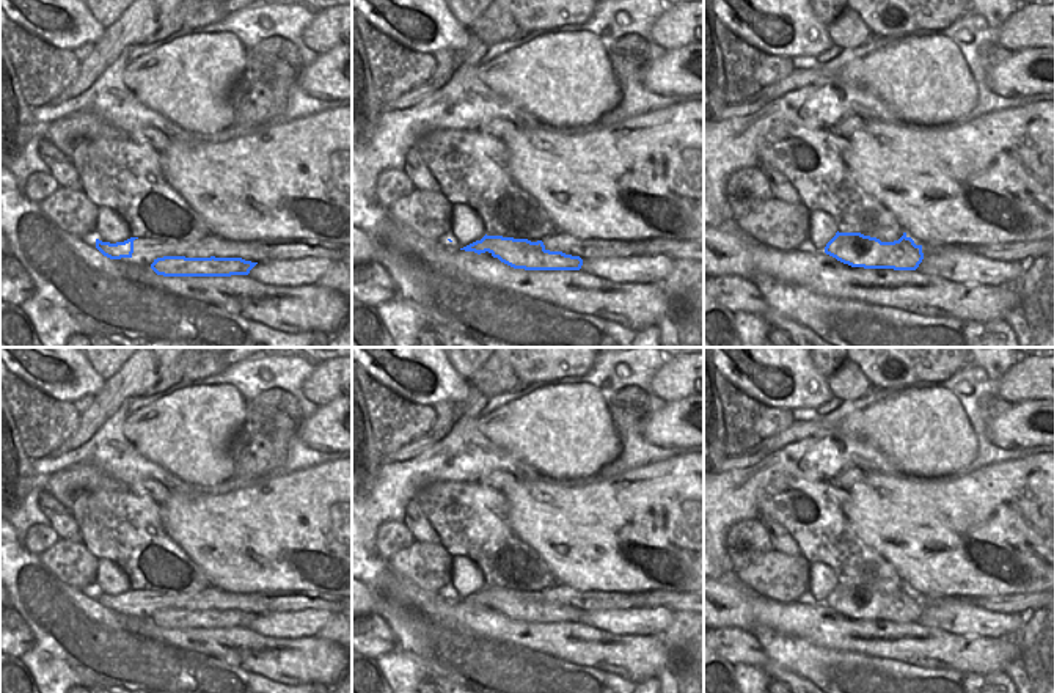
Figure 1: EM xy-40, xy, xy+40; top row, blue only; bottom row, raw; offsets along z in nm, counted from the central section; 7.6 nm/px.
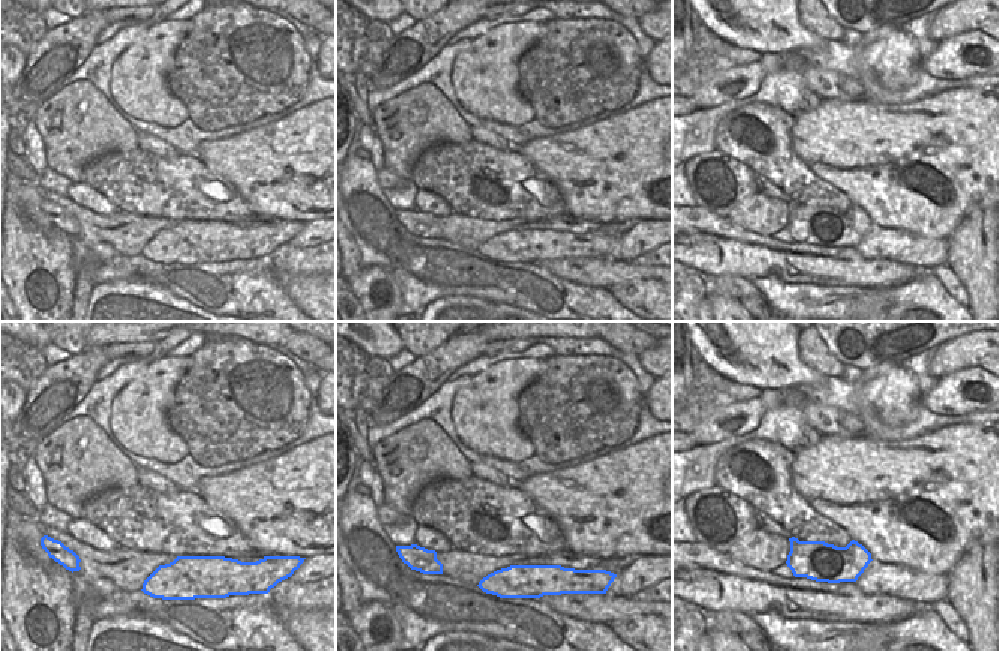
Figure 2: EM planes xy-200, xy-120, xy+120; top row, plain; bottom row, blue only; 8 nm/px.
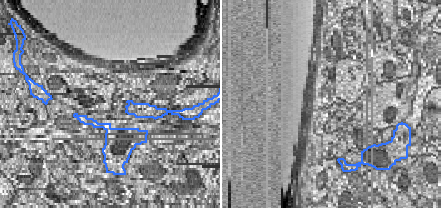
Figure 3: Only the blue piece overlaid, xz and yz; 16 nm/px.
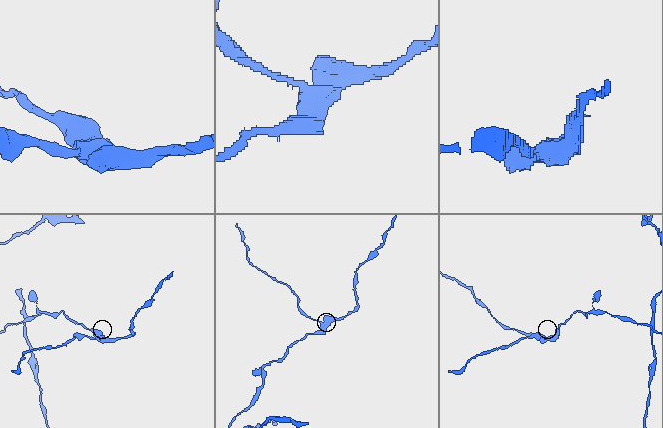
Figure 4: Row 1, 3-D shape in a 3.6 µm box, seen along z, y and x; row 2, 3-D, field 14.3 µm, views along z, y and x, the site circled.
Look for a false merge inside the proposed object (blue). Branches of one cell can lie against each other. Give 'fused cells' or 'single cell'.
fused cells

